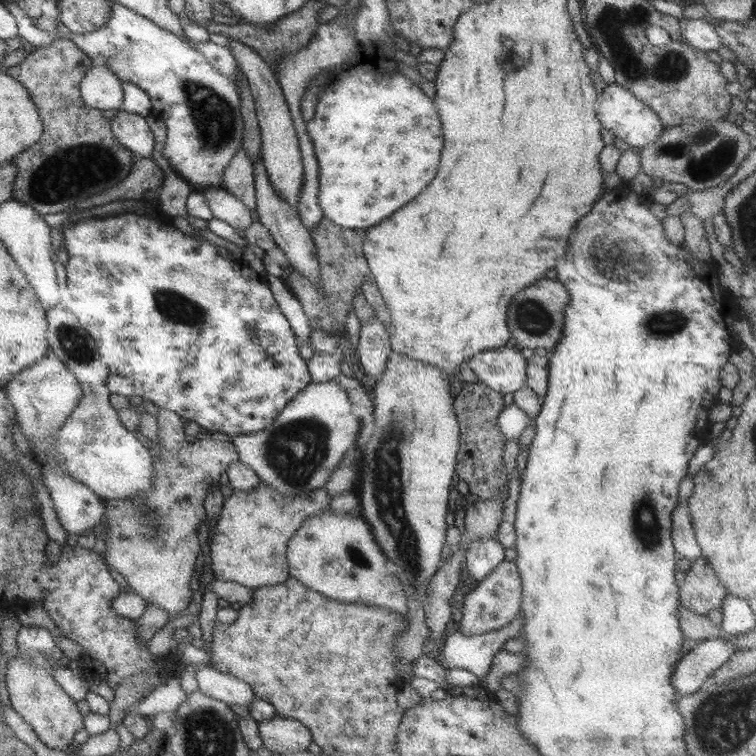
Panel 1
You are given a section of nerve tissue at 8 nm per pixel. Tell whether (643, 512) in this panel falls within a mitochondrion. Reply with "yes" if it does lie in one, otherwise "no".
yes

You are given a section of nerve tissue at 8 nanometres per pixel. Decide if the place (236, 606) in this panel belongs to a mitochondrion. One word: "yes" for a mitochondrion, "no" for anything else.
no

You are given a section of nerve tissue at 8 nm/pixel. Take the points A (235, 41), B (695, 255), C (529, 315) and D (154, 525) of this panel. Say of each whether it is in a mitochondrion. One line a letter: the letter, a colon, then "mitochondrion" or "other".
A: other
B: other
C: mitochondrion
D: mitochondrion

